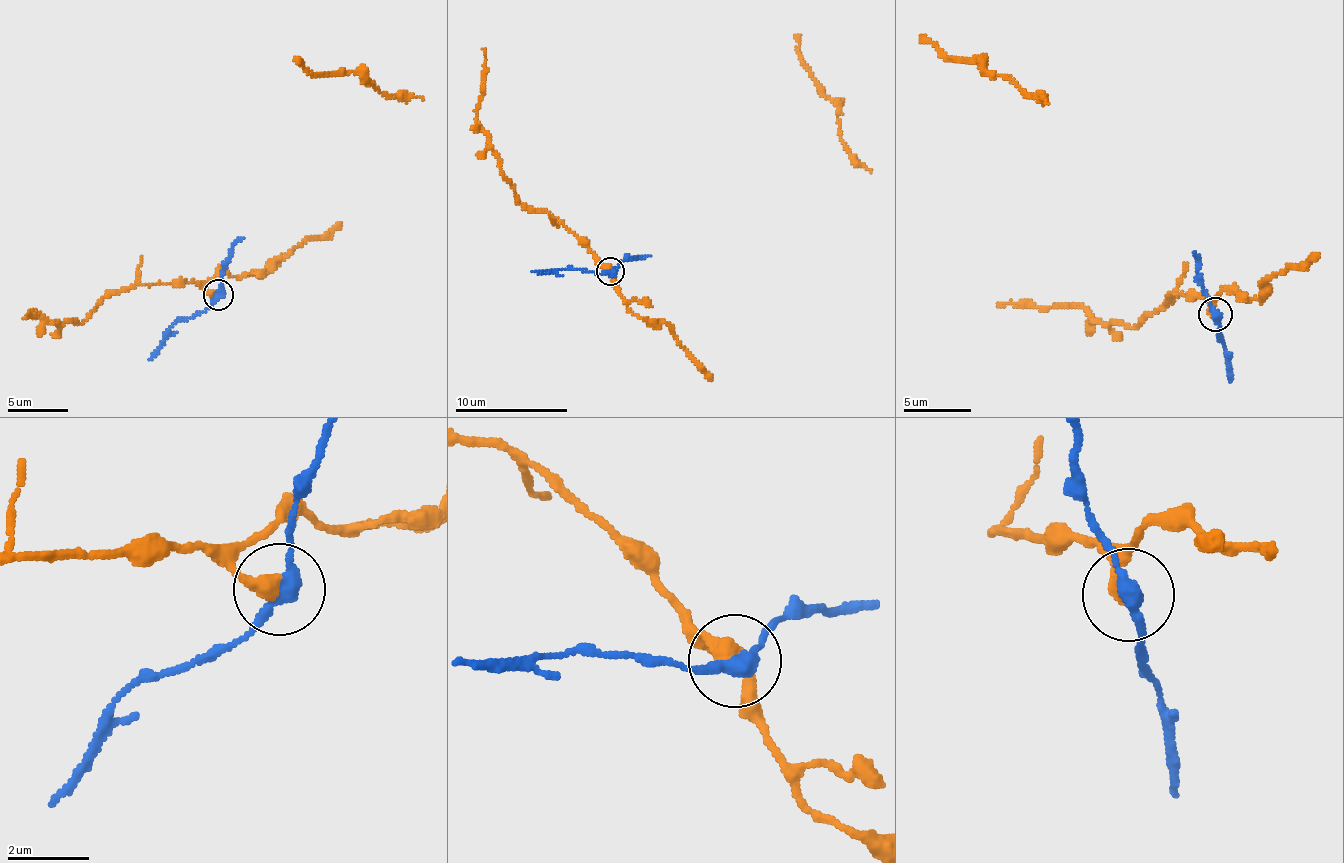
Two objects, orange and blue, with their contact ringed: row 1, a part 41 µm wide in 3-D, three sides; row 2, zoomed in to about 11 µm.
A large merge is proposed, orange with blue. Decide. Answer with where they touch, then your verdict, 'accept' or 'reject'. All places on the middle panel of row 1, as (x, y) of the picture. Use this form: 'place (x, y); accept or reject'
place (610, 271); reject

